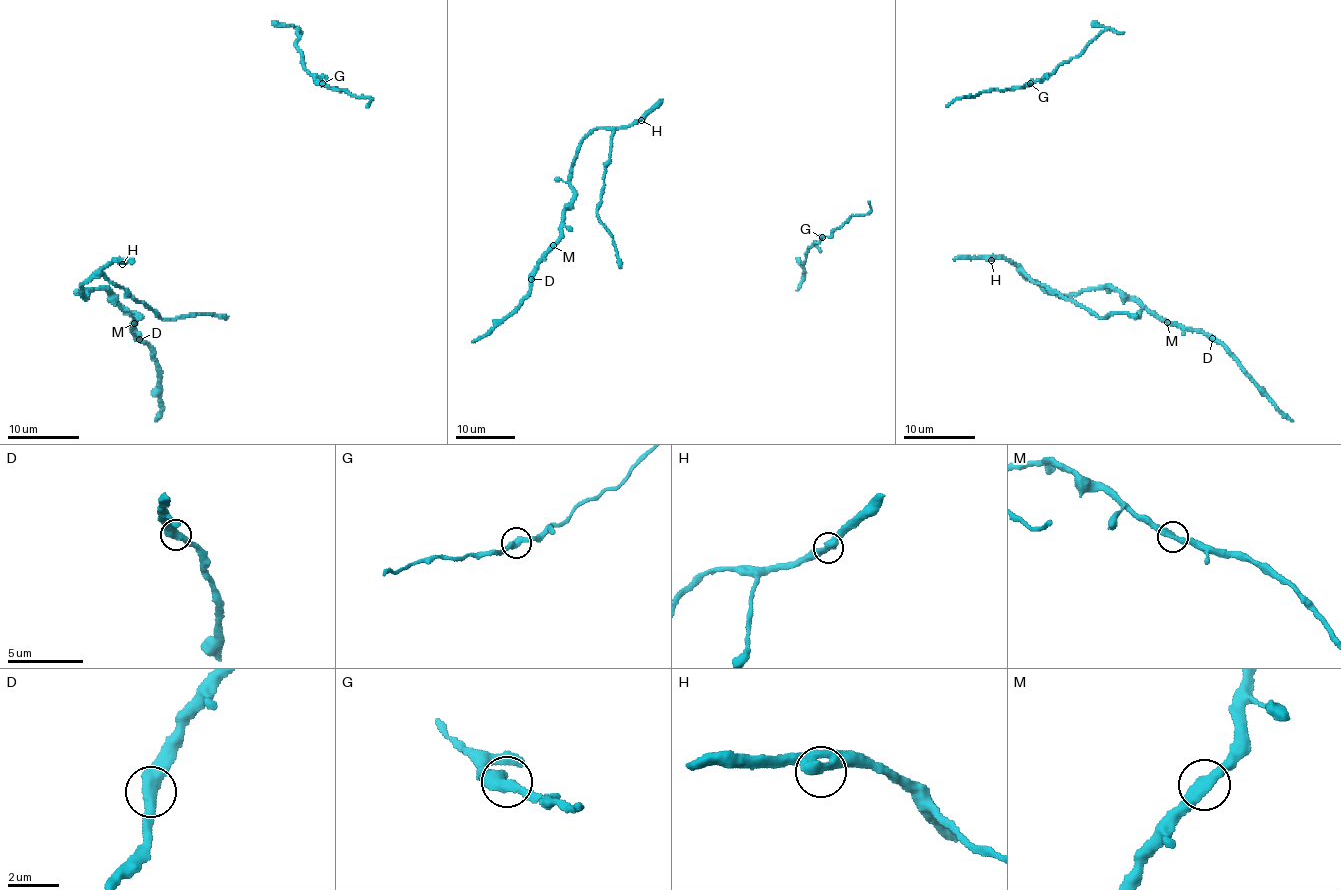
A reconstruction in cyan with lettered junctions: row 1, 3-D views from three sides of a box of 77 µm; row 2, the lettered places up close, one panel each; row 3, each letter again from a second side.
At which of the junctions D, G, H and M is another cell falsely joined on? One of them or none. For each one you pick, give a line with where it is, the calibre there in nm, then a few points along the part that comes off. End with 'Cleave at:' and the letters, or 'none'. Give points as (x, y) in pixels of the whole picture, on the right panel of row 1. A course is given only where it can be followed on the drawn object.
D: at (1212, 338); 440 nm thick; foreign part runs (1213, 338), (1218, 340), (1272, 405), (1293, 421)
Cleave at: D

